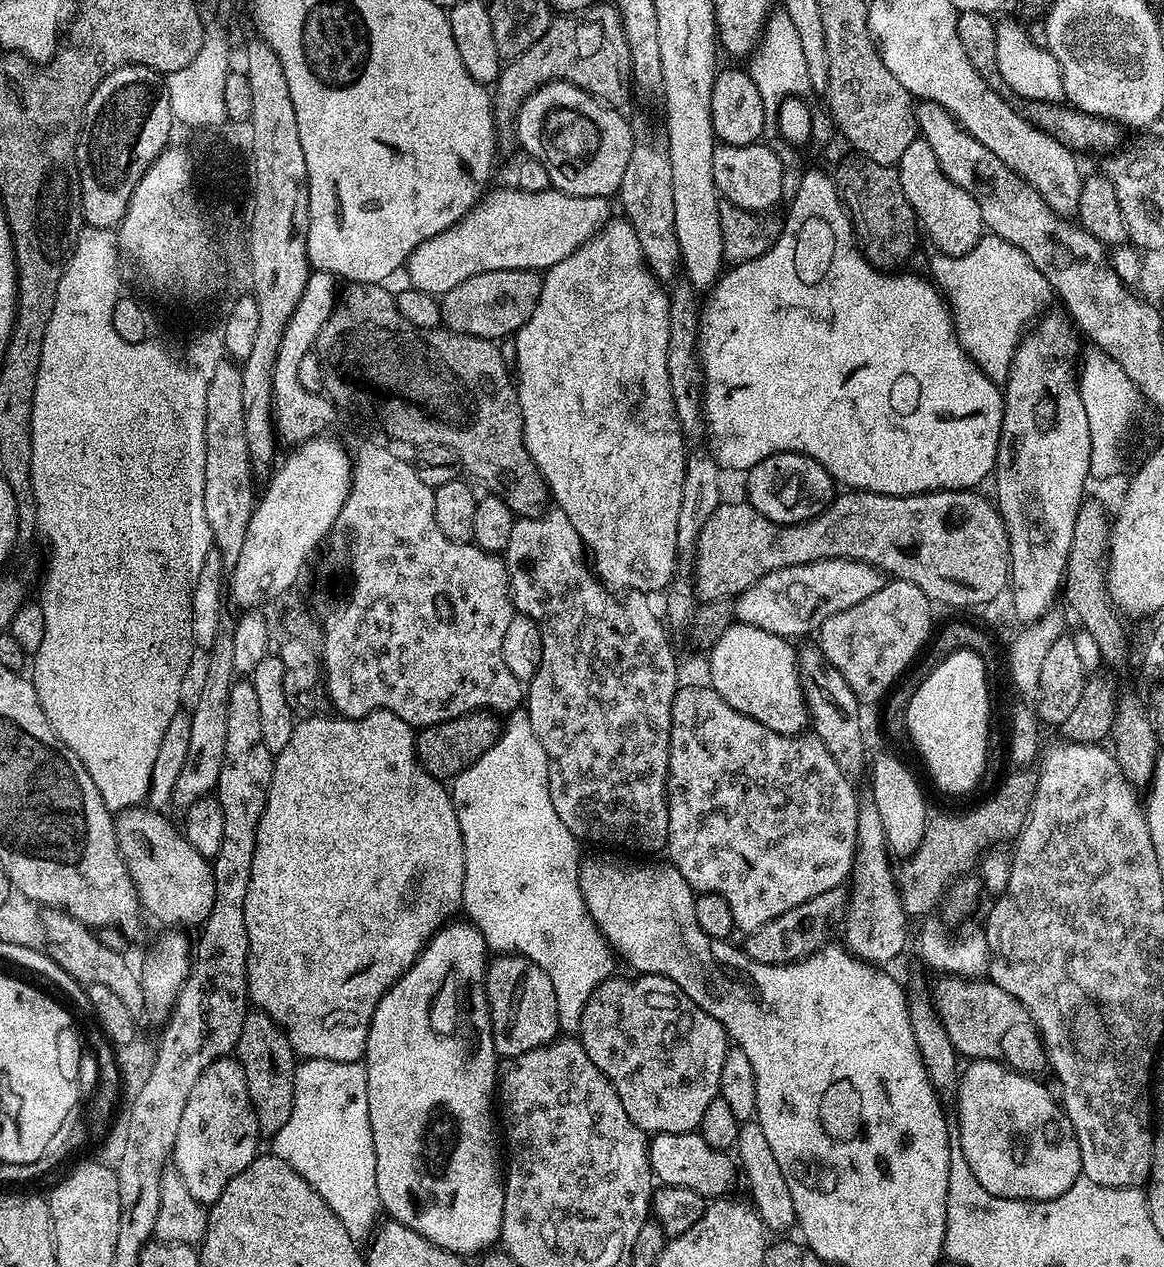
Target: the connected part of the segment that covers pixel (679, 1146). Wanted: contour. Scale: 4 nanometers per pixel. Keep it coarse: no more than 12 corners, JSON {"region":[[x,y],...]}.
{"region":[[699,1131],[655,1133],[648,1145],[661,1185],[720,1198],[733,1157]]}

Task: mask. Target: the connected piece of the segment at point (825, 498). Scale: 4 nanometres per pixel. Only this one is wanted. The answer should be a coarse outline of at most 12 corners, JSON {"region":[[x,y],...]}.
{"region":[[779,452],[749,468],[747,503],[801,524],[834,499],[816,460]]}

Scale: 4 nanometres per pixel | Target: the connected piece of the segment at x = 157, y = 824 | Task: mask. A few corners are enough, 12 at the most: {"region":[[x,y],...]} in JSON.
{"region":[[147,806],[115,817],[140,906],[164,926],[214,910],[209,857]]}

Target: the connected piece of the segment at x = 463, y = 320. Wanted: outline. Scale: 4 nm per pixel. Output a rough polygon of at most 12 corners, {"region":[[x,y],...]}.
{"region":[[490,270],[440,300],[443,327],[500,342],[534,314],[536,270]]}

